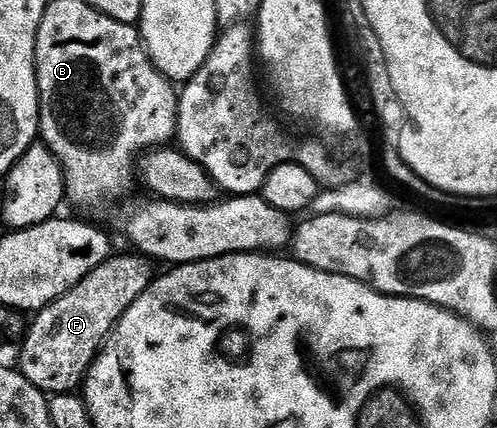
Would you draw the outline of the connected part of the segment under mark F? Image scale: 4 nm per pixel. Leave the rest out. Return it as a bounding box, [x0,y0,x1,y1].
[17,252,157,396]

